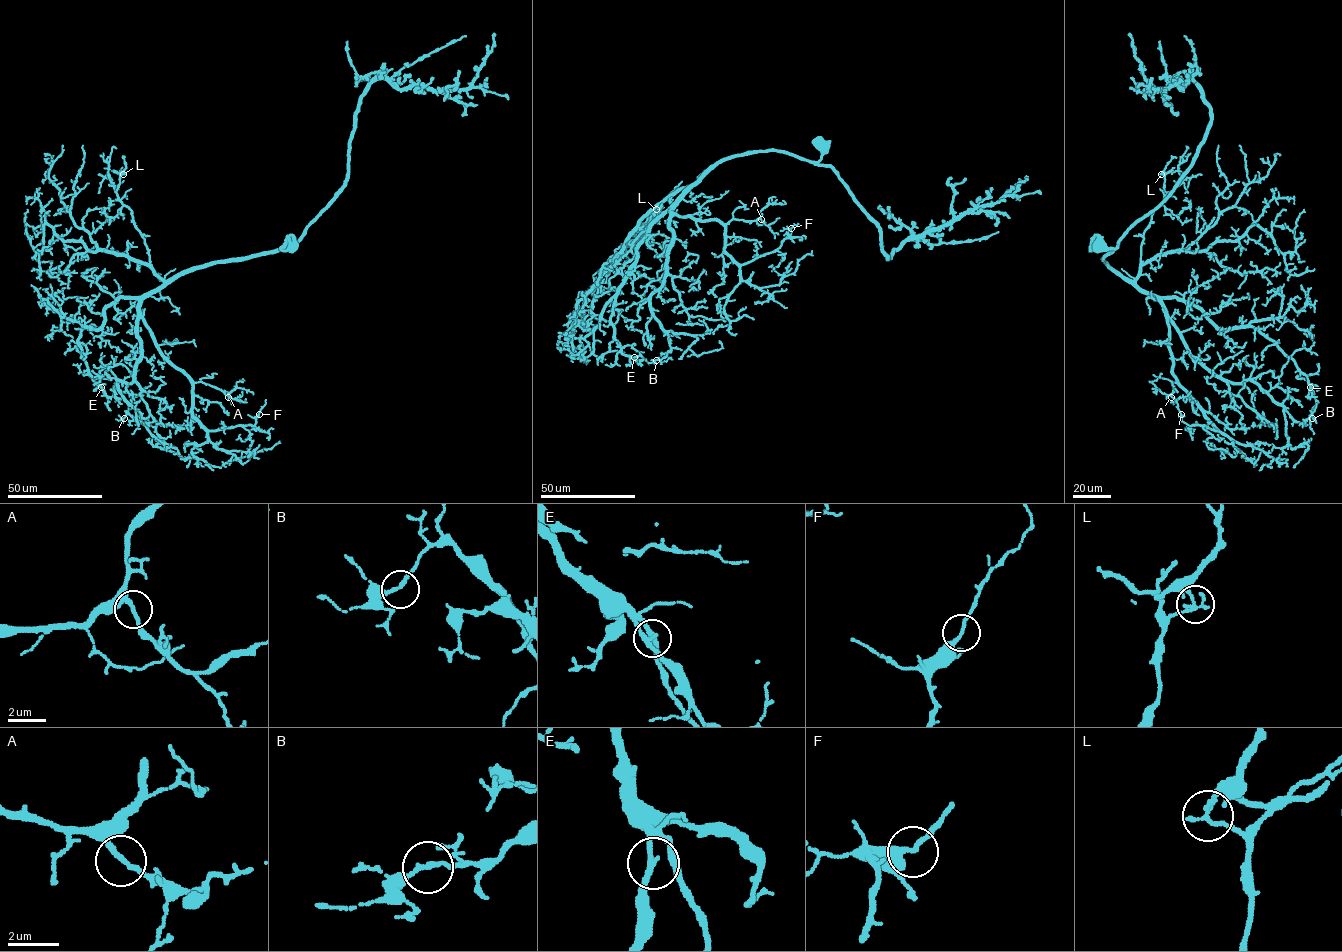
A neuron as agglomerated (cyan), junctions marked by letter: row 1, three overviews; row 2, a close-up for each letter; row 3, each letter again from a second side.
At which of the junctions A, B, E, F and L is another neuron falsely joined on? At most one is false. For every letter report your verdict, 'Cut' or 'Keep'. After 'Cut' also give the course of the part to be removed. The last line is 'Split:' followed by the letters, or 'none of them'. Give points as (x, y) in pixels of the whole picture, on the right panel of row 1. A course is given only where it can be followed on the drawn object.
A: Keep
B: Keep
E: Keep
F: Keep
L: Keep
Split: none of them

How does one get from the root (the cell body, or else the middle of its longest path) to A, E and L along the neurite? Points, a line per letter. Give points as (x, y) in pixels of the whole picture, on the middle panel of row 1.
A: (823, 145), (818, 161), (776, 151), (719, 160), (672, 211), (677, 215), (724, 223), (734, 219), (761, 219)
E: (823, 145), (818, 161), (776, 151), (719, 160), (654, 222), (611, 316), (621, 352), (634, 357)
L: (823, 145), (818, 161), (776, 151), (725, 158), (688, 187), (673, 191), (649, 213), (656, 209)

